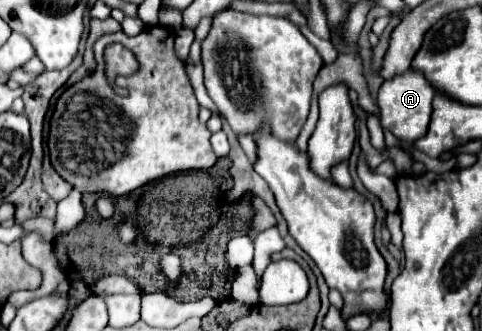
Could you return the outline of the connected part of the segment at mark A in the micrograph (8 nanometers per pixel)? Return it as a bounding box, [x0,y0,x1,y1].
[378,69,436,143]

